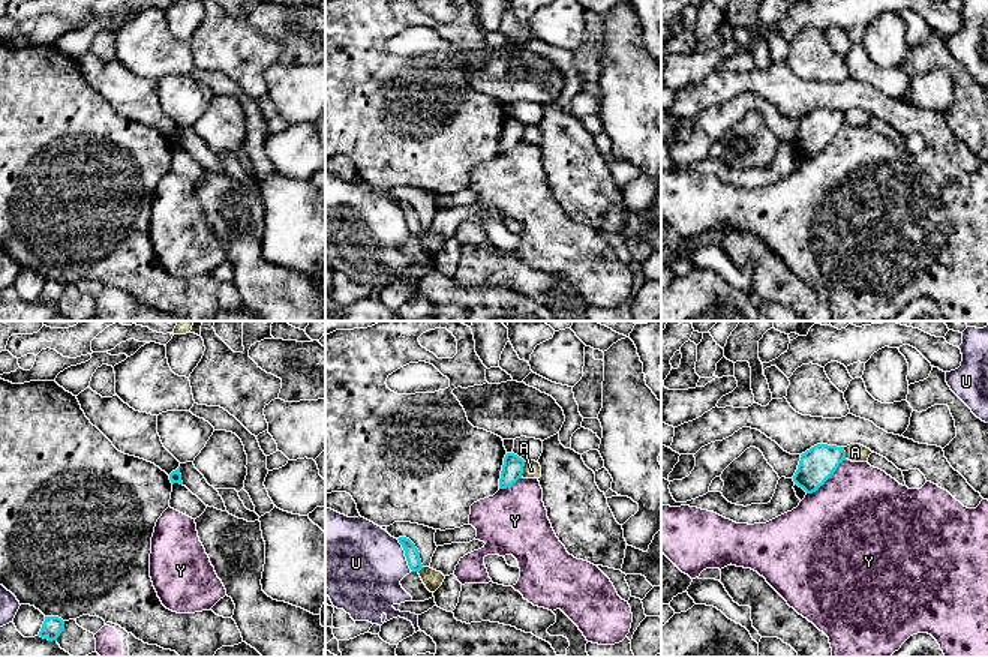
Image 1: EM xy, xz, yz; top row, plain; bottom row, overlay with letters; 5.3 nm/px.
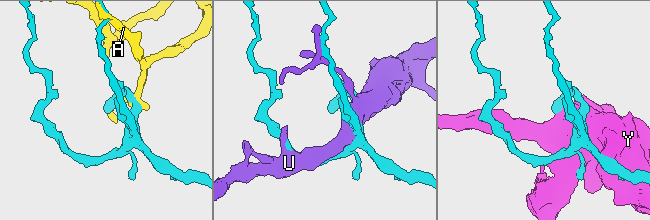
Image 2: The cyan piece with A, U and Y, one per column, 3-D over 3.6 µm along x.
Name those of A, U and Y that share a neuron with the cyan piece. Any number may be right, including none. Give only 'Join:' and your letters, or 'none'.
Join: A

